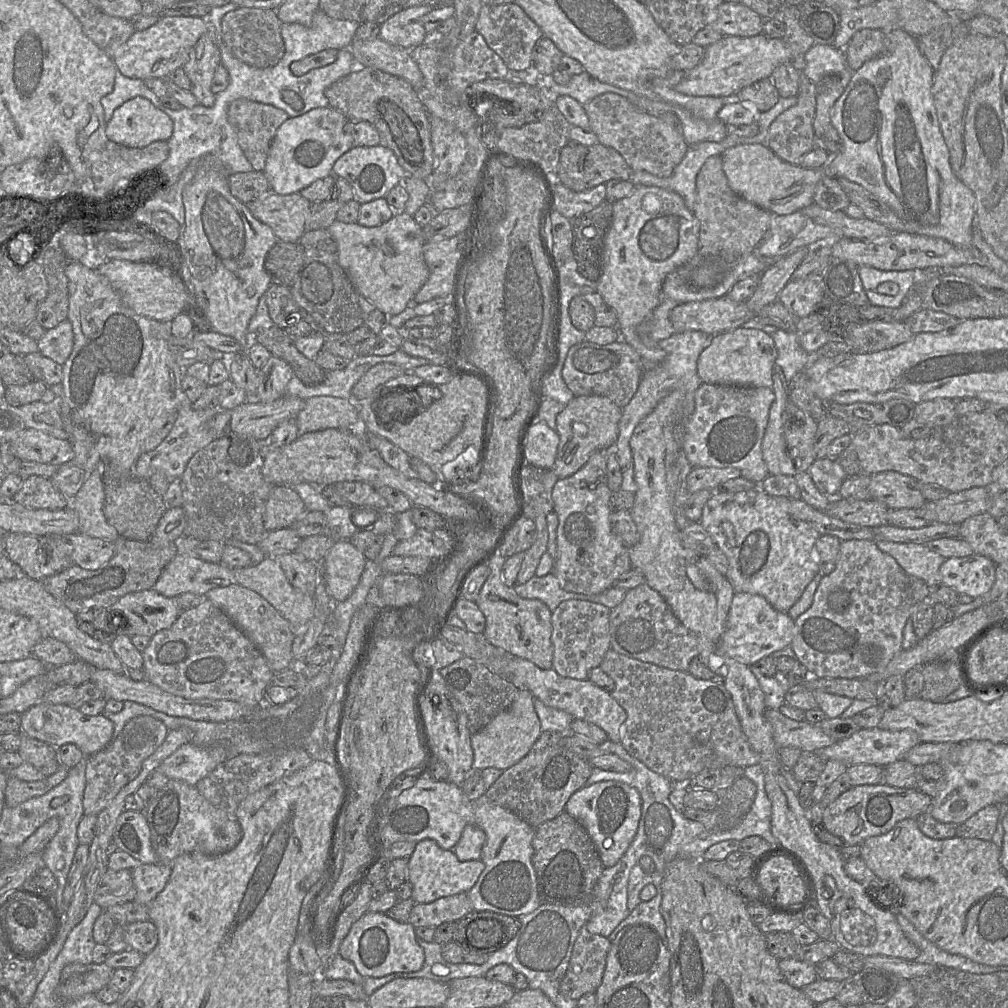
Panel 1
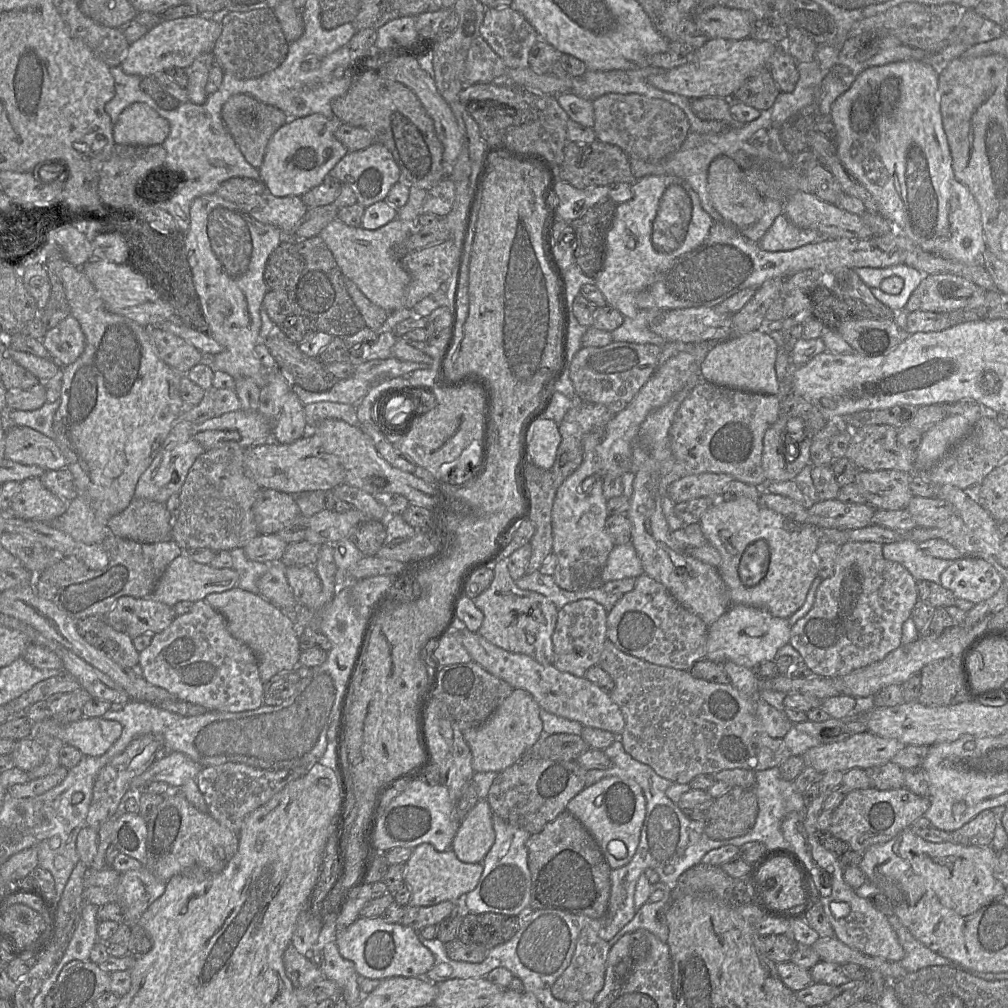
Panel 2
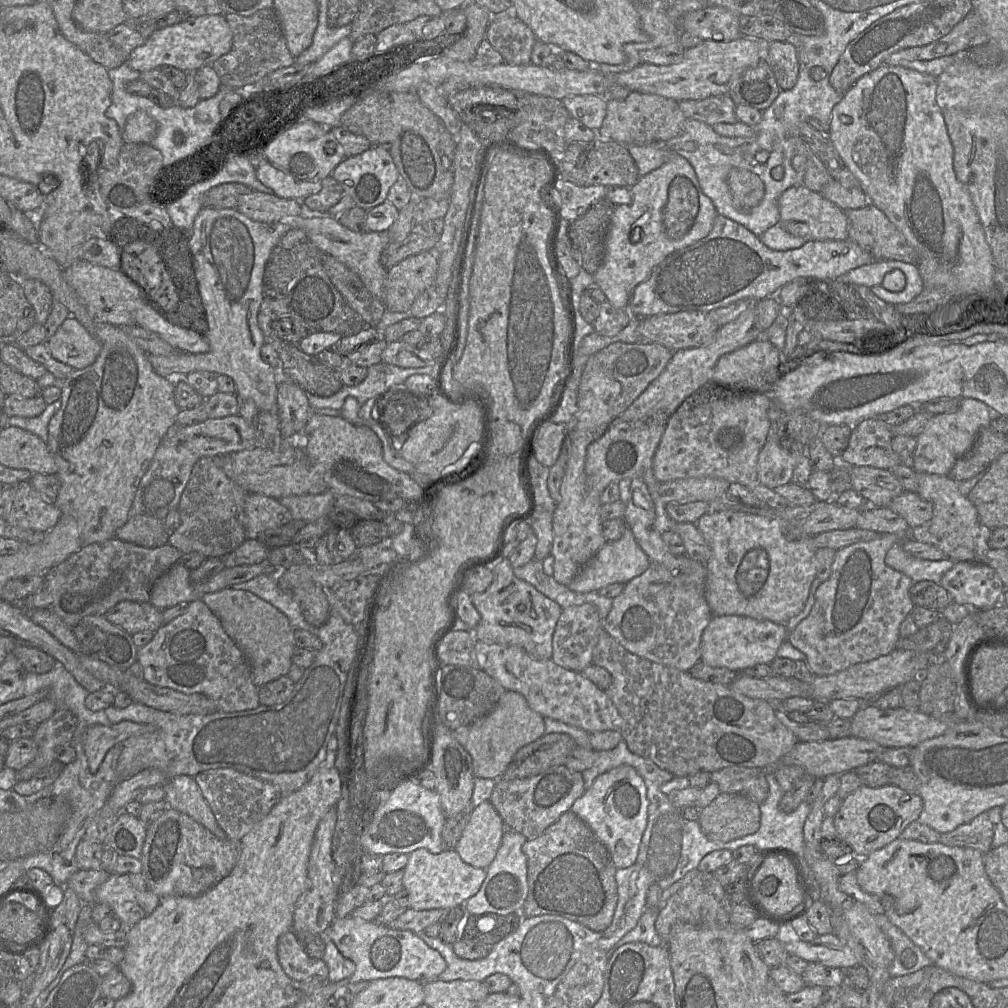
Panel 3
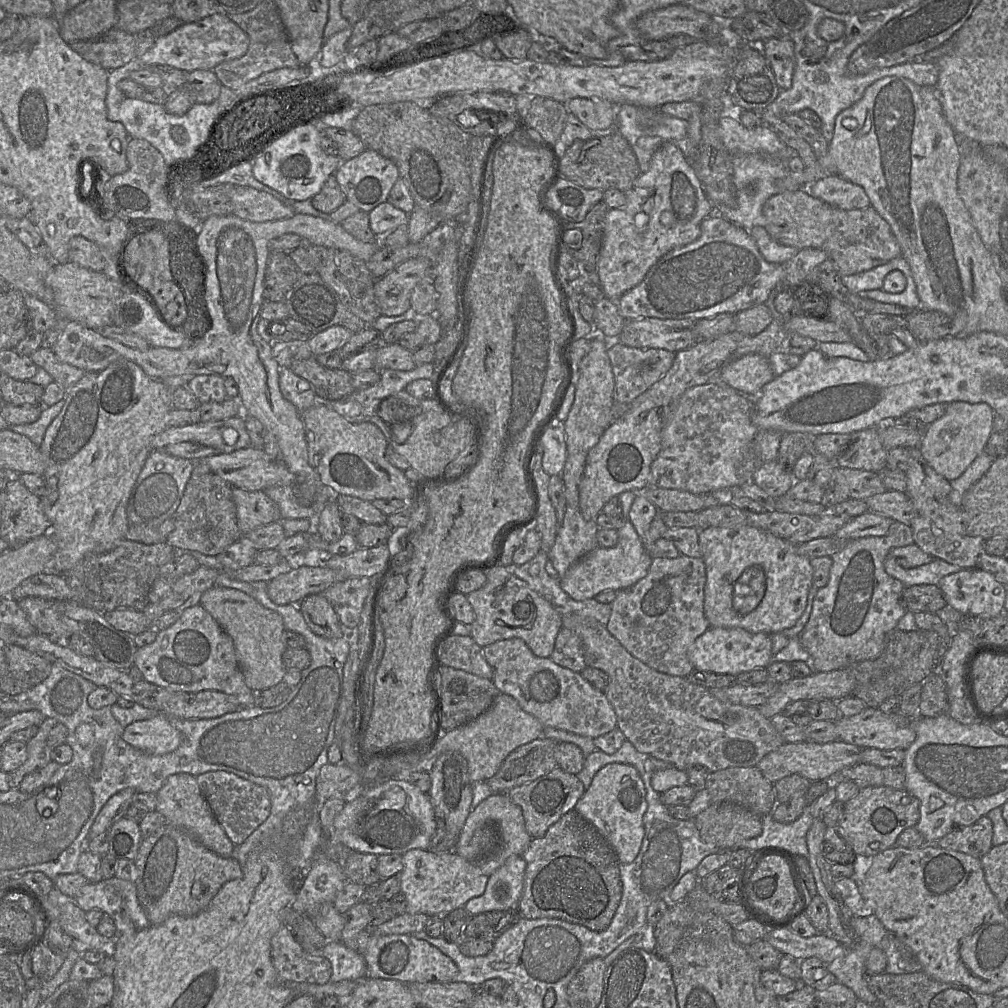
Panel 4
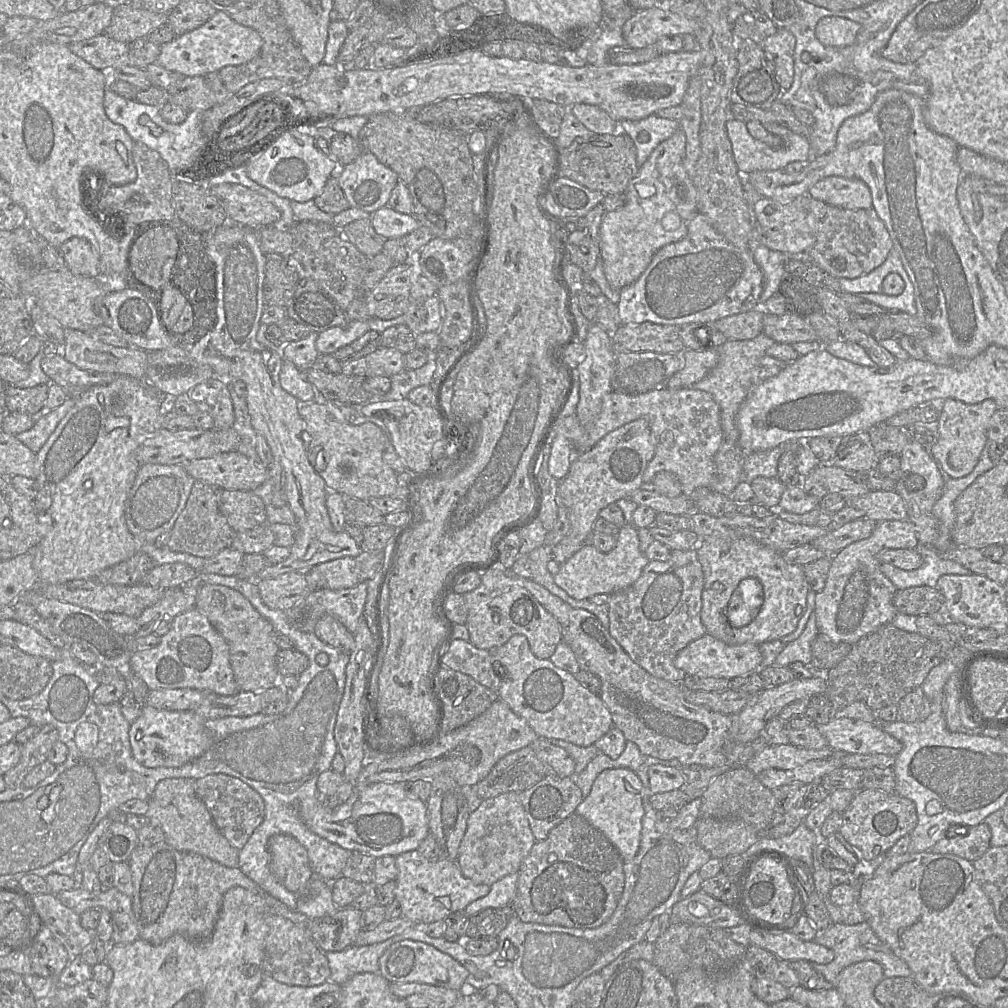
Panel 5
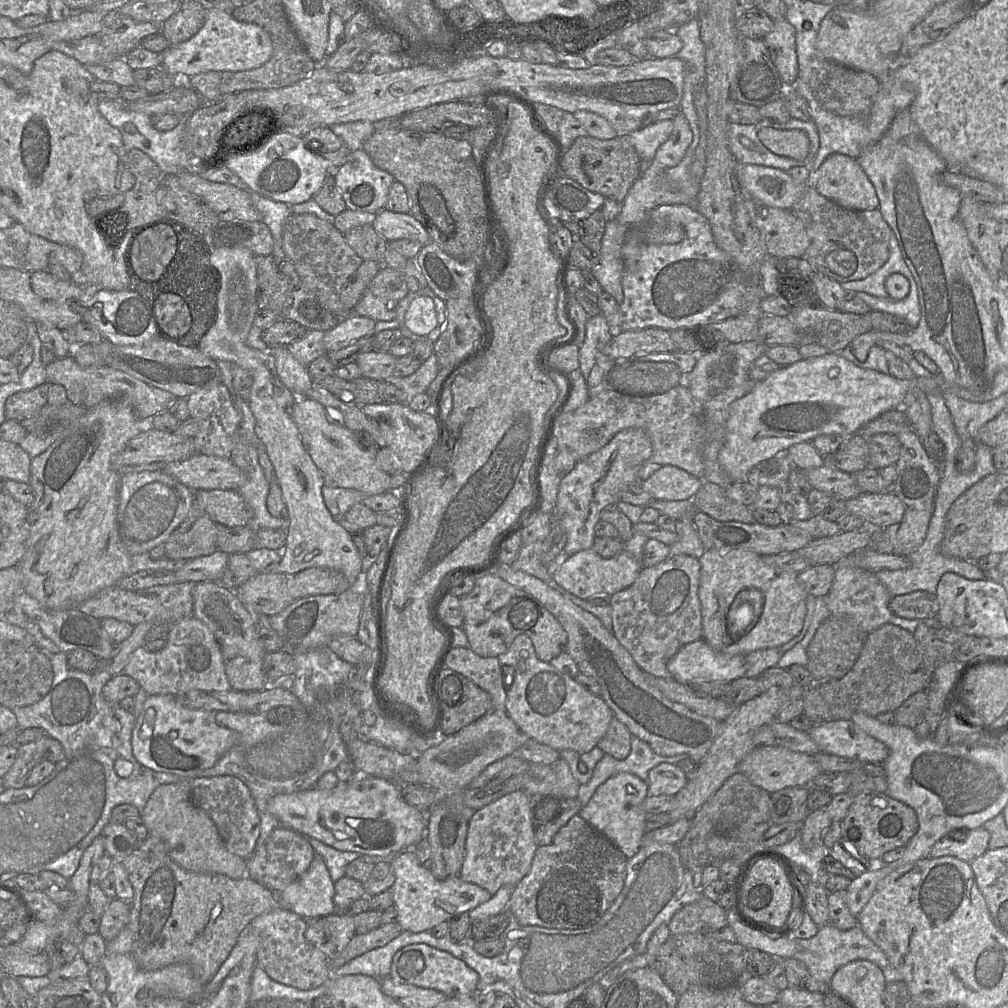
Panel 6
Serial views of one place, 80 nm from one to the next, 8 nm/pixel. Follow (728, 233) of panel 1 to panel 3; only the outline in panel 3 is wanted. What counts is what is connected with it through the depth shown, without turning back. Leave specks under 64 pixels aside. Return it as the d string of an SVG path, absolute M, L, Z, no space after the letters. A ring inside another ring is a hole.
M732 168L727 183L736 209L749 210L757 206L764 196L763 182L748 170Z

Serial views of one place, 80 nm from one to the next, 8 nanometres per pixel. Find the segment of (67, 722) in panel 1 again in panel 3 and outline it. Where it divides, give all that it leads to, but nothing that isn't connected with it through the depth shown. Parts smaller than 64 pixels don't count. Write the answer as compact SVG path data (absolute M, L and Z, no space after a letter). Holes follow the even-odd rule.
M121 721L110 726L96 724L88 727L82 737L82 746L90 772L97 772L106 753L116 743L131 736L144 735L154 731L155 728L152 725L131 721Z

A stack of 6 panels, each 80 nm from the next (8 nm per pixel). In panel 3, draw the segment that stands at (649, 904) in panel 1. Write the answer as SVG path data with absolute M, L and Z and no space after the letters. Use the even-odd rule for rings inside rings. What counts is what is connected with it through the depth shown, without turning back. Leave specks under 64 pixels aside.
M659 904L656 907L645 907L637 925L608 950L608 960L617 948L630 942L644 942L650 946L664 944L655 929L659 911Z

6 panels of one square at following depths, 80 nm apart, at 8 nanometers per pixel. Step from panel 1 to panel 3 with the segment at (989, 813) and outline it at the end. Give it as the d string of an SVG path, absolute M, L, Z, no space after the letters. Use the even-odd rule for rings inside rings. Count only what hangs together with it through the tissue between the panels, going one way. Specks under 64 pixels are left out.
M983 812L971 822L949 833L941 834L939 843L947 846L968 847L986 854L992 849L993 836L993 824L988 813Z

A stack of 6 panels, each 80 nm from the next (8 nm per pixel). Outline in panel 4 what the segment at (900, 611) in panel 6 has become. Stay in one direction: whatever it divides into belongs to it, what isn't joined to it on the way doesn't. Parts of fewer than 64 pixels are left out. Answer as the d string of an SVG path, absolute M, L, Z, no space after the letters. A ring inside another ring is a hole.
M922 584L905 587L901 601L906 611L936 613L947 605L946 597L938 585Z

